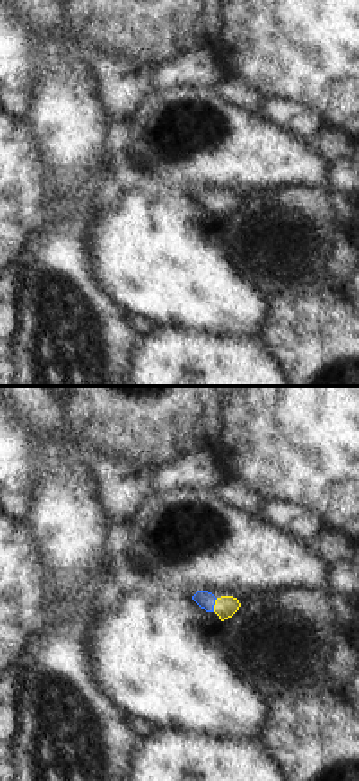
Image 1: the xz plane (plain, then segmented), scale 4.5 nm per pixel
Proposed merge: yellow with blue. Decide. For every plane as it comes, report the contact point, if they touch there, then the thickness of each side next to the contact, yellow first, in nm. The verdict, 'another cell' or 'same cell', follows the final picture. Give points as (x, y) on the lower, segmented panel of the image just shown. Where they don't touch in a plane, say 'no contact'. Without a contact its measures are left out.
contact (214, 605); calibres 100 and 80 nm

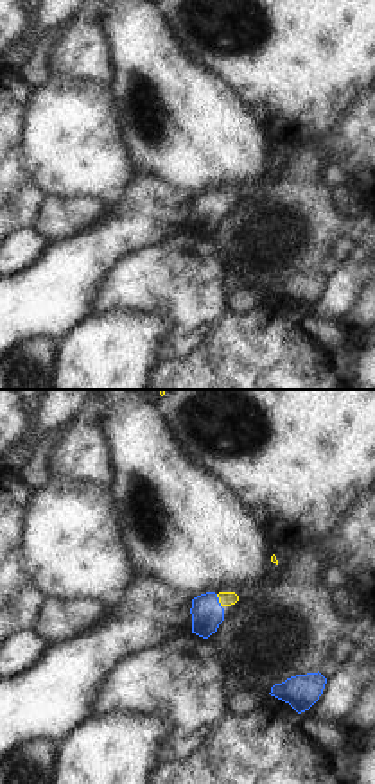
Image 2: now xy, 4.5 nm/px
contact (219, 601); calibres 60 and 140 nm

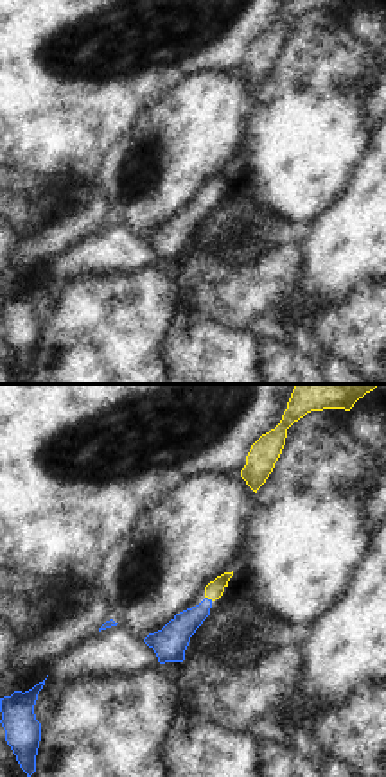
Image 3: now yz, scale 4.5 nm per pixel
contact (209, 598); calibres 80 and 140 nm

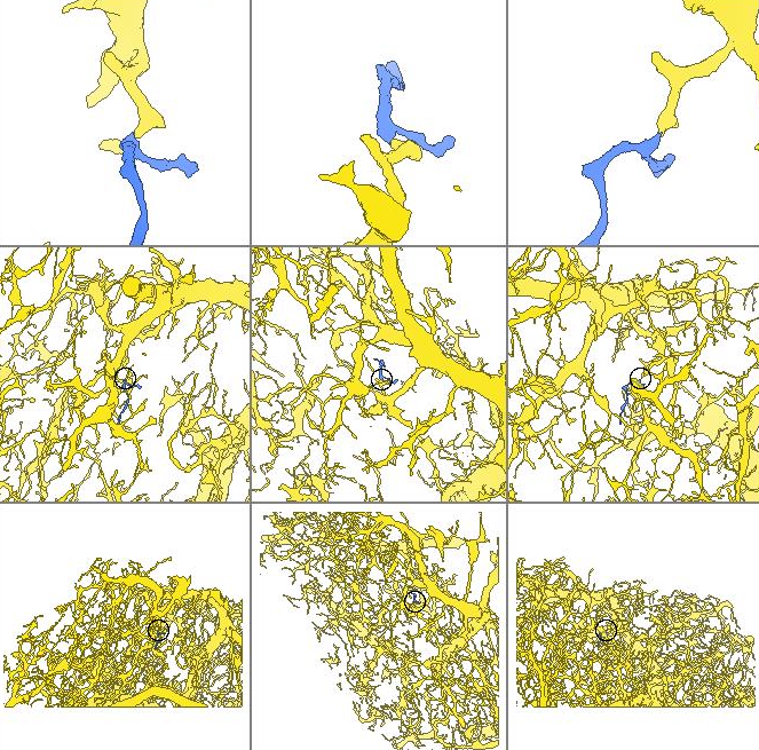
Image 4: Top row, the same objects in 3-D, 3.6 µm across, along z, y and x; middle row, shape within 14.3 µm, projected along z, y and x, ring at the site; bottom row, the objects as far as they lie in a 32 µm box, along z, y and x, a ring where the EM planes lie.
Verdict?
same cell

